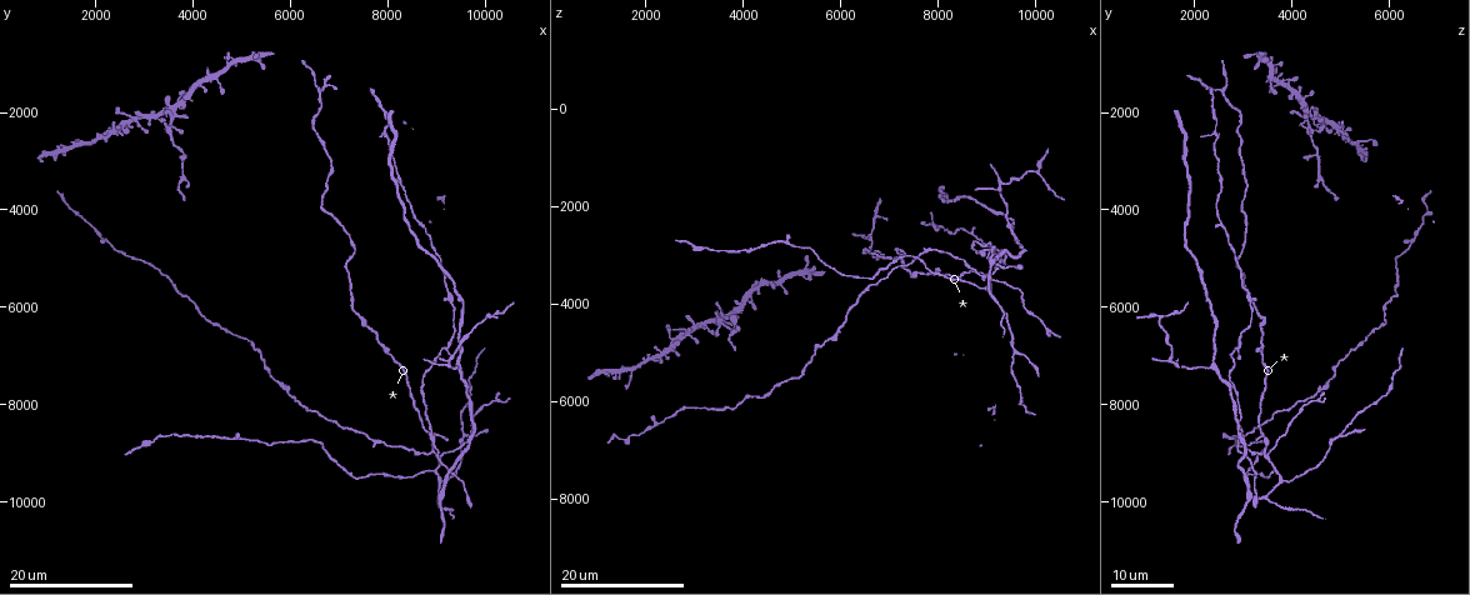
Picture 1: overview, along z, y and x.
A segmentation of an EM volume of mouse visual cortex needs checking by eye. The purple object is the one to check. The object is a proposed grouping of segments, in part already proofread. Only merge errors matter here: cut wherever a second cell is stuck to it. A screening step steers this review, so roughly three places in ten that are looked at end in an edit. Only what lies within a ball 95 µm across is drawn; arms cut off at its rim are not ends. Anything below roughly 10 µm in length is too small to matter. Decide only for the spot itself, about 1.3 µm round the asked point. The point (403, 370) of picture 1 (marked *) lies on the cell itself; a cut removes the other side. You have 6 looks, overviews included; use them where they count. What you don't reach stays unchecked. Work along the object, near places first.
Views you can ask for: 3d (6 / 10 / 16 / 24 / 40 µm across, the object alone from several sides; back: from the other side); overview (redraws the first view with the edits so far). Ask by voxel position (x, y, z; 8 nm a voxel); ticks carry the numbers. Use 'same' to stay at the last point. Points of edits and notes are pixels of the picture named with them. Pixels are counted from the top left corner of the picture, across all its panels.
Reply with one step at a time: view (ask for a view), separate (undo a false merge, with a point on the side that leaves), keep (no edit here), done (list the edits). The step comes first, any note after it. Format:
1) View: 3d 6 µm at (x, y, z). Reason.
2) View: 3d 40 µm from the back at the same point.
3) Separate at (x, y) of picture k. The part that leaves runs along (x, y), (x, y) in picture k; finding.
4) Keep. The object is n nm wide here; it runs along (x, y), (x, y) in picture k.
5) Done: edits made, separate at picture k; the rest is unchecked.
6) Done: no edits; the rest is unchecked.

View: 3d 24 µm at (9150, 6800, 2900). Side arm on a straight run.

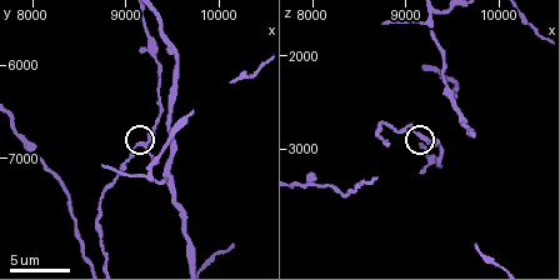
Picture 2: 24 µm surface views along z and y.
View: 3d 6 µm at (9100, 6850, 2850).

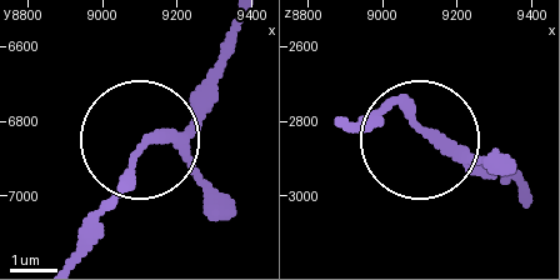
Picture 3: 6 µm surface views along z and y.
View: 3d 6 µm from the back at (9140, 6860, 2840).

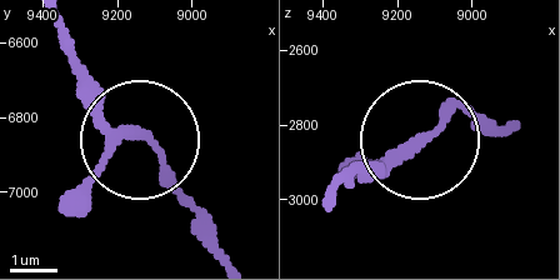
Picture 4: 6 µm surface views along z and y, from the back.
Keep. It runs along (510, 125), (451, 113), (348, 169) in picture 4; all the same cell.

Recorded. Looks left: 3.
View: 3d 24 µm at (9000, 9400, 3650). Small branch off a trunk.

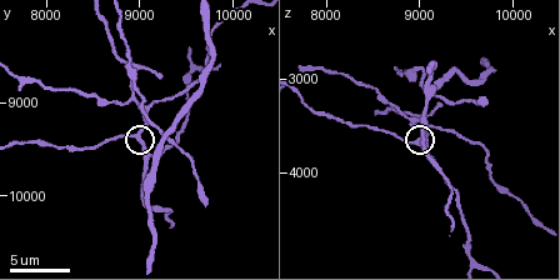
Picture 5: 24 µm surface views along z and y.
View: 3d 10 µm at (8900, 9350, 3700). Closer look.

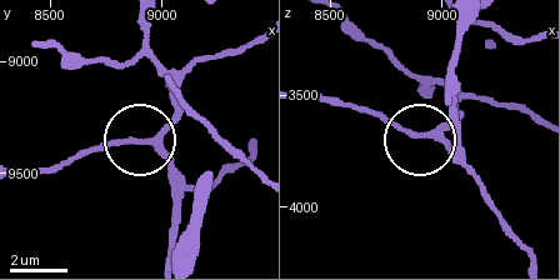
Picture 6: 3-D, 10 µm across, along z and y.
Keep. The side arm is 63 µm long; one cell here.

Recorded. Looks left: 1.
Done: no edits; the rest is unchecked.

